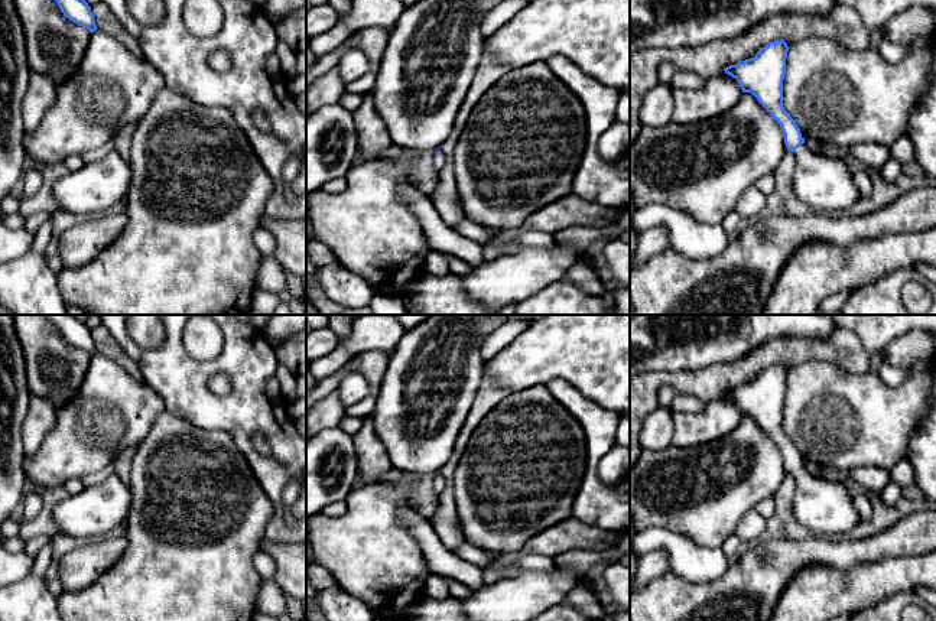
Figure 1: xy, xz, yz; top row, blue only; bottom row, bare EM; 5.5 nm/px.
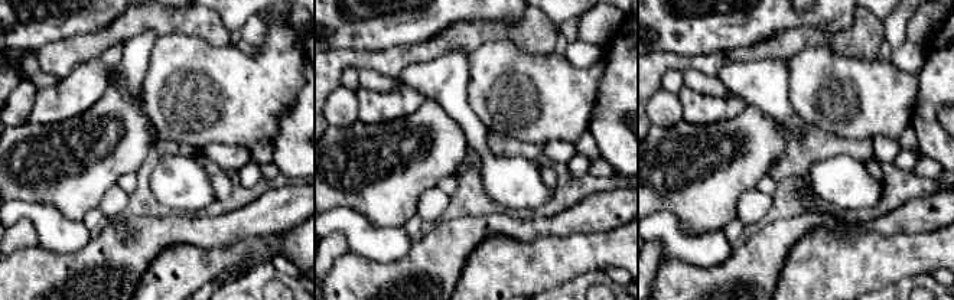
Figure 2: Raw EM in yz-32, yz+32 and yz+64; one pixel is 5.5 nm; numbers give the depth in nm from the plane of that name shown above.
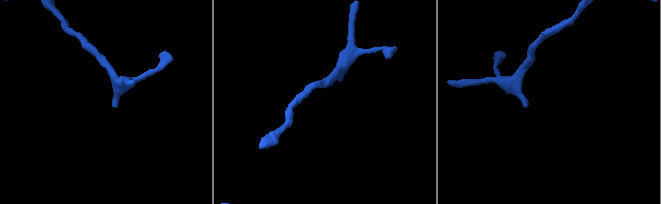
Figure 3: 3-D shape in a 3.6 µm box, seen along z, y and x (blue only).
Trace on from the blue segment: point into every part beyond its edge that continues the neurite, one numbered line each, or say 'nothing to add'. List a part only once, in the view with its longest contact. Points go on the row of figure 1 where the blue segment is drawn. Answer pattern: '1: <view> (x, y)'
1: yz (825, 184)

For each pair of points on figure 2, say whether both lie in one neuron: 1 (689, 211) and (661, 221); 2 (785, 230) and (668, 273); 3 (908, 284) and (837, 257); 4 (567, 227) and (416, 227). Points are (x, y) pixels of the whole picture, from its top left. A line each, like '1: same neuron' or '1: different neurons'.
1: different neurons
2: same neuron
3: different neurons
4: different neurons

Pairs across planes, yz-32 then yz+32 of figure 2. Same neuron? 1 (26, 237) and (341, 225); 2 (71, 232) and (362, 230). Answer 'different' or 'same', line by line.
1: different
2: same

